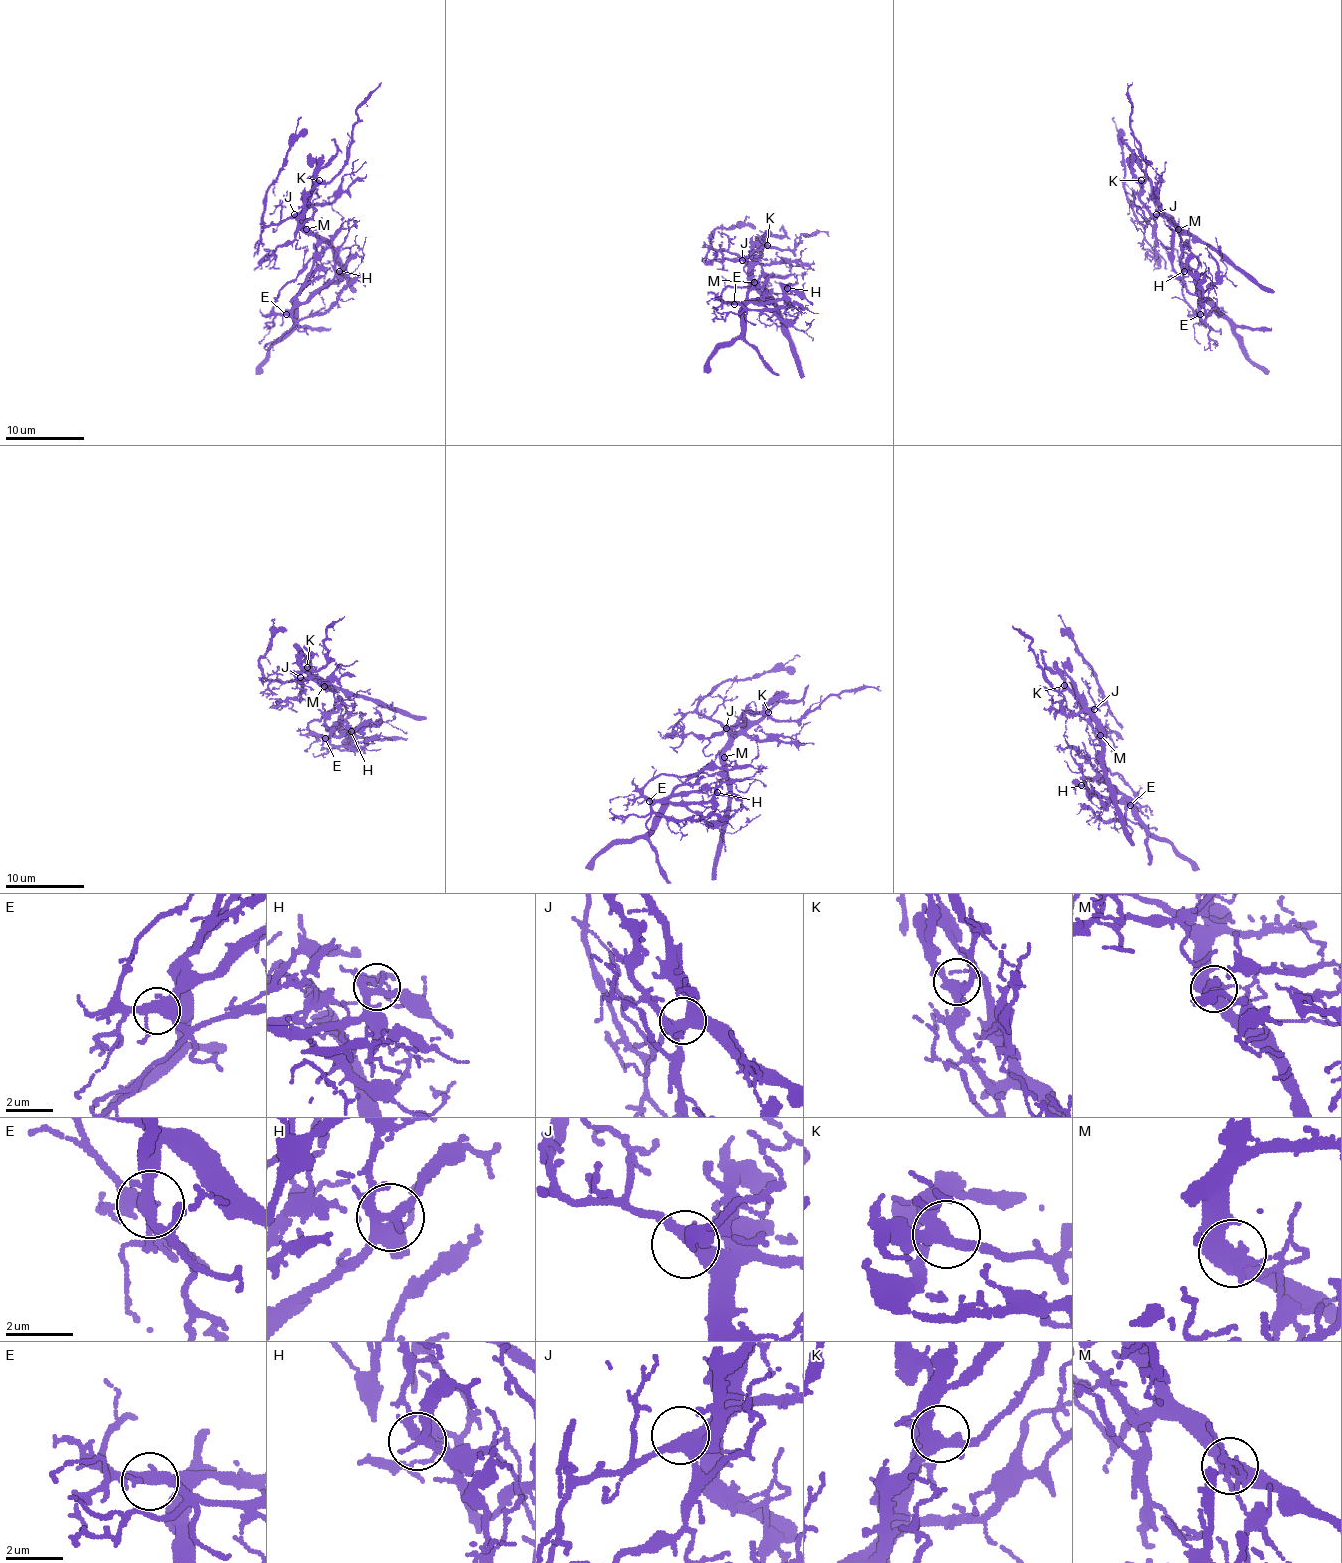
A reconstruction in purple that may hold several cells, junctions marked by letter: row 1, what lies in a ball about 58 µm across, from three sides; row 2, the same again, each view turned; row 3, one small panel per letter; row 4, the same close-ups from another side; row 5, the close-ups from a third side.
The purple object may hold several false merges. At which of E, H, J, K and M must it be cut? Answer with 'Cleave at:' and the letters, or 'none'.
Cleave at: M

